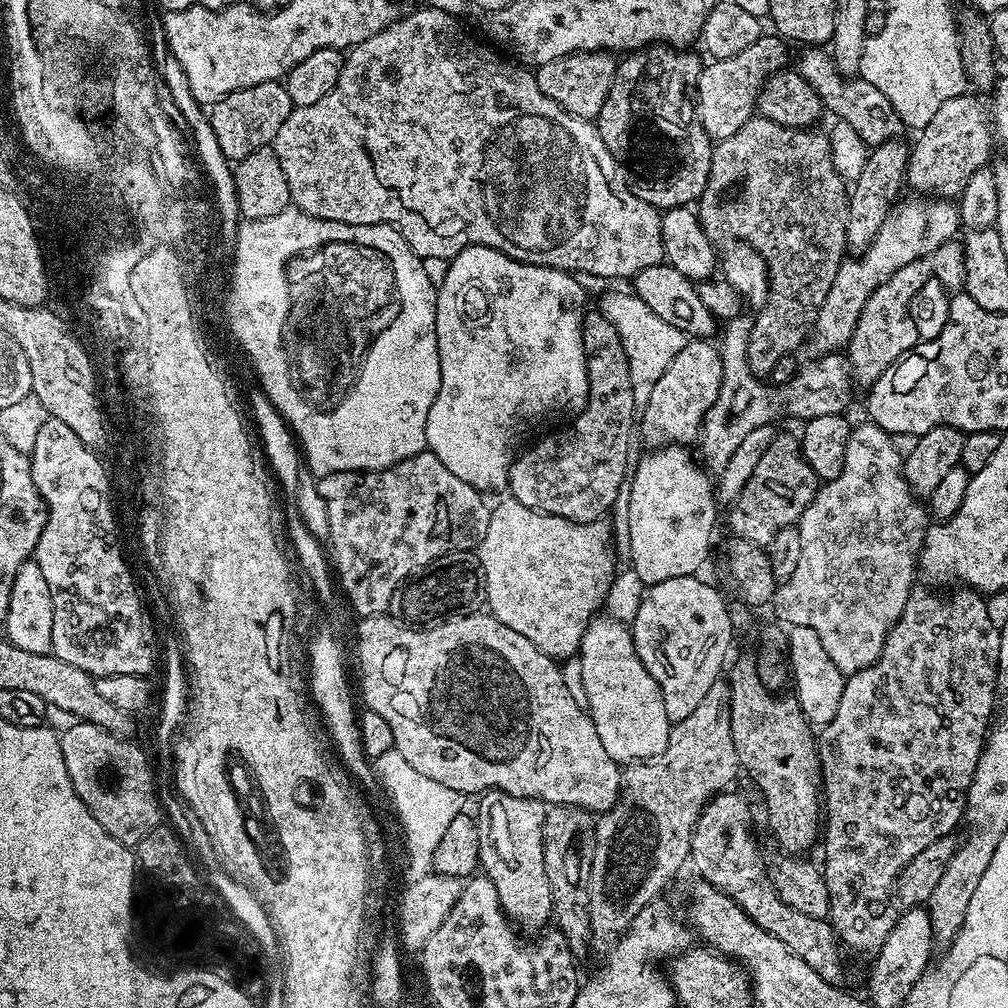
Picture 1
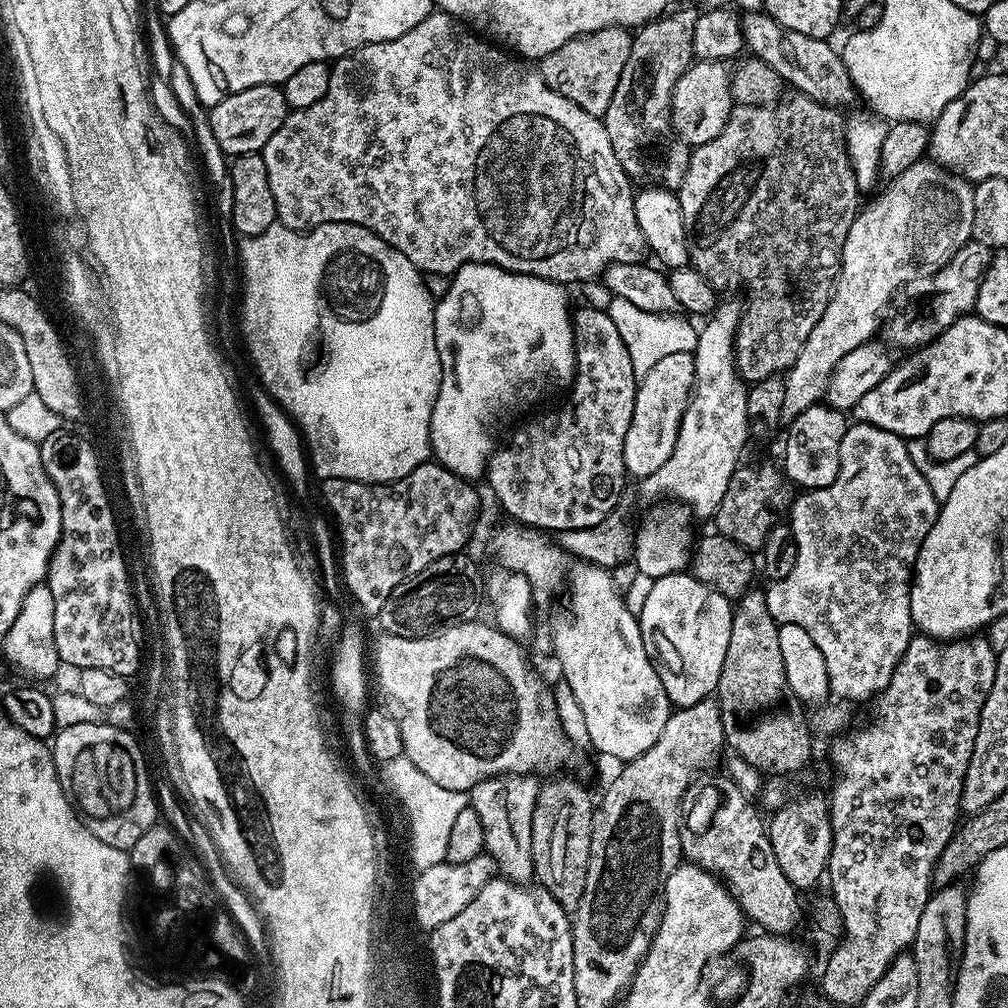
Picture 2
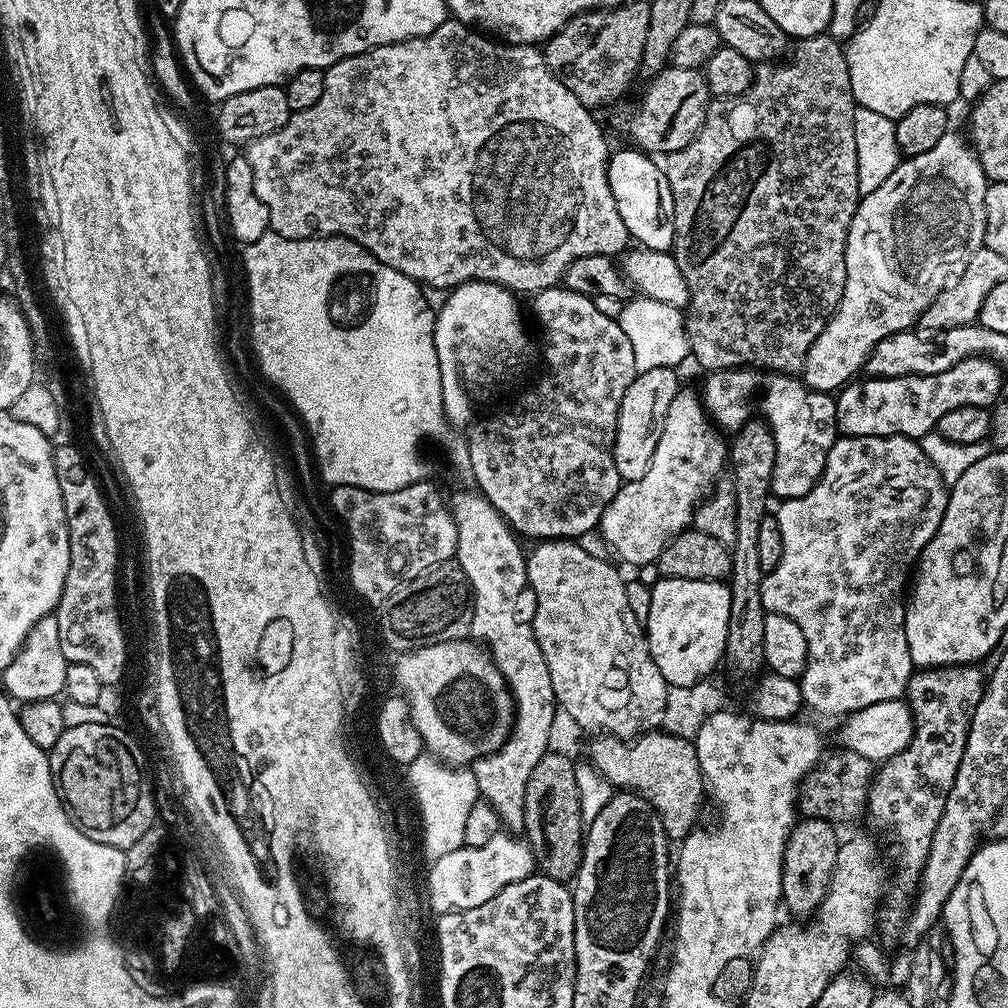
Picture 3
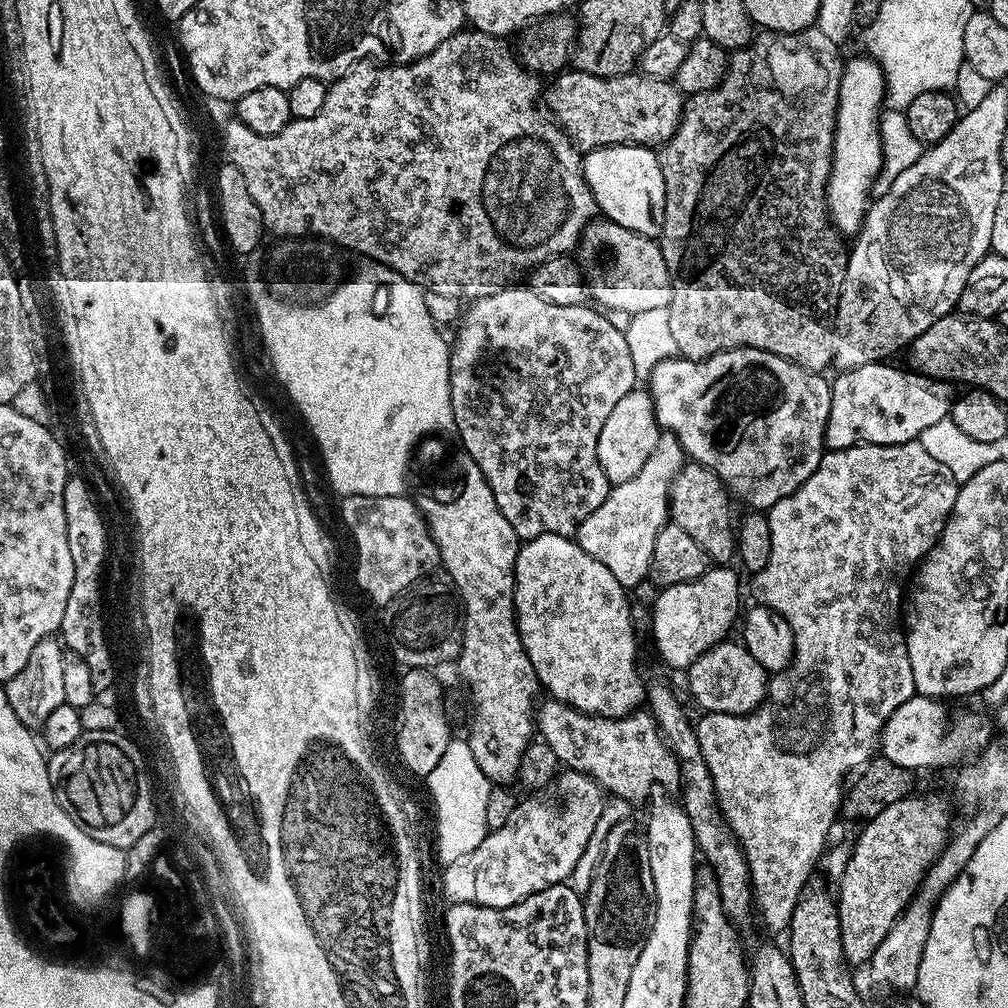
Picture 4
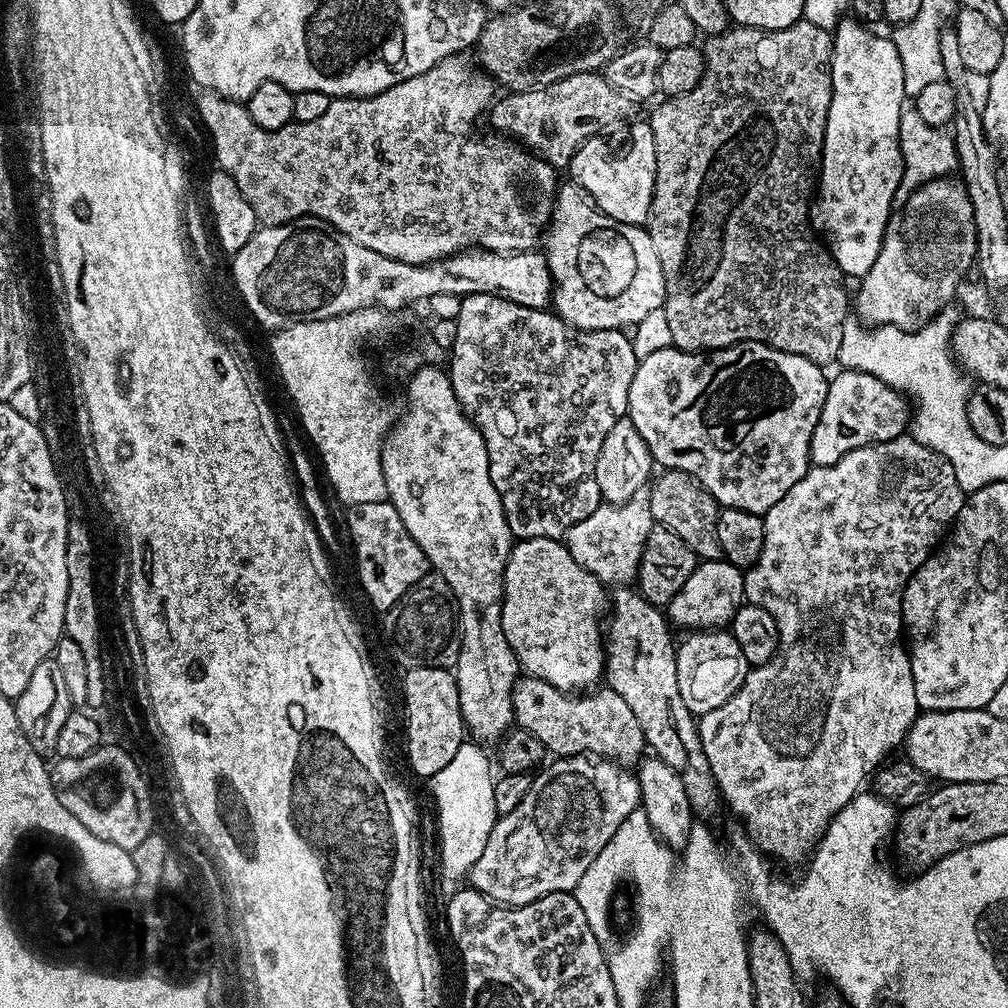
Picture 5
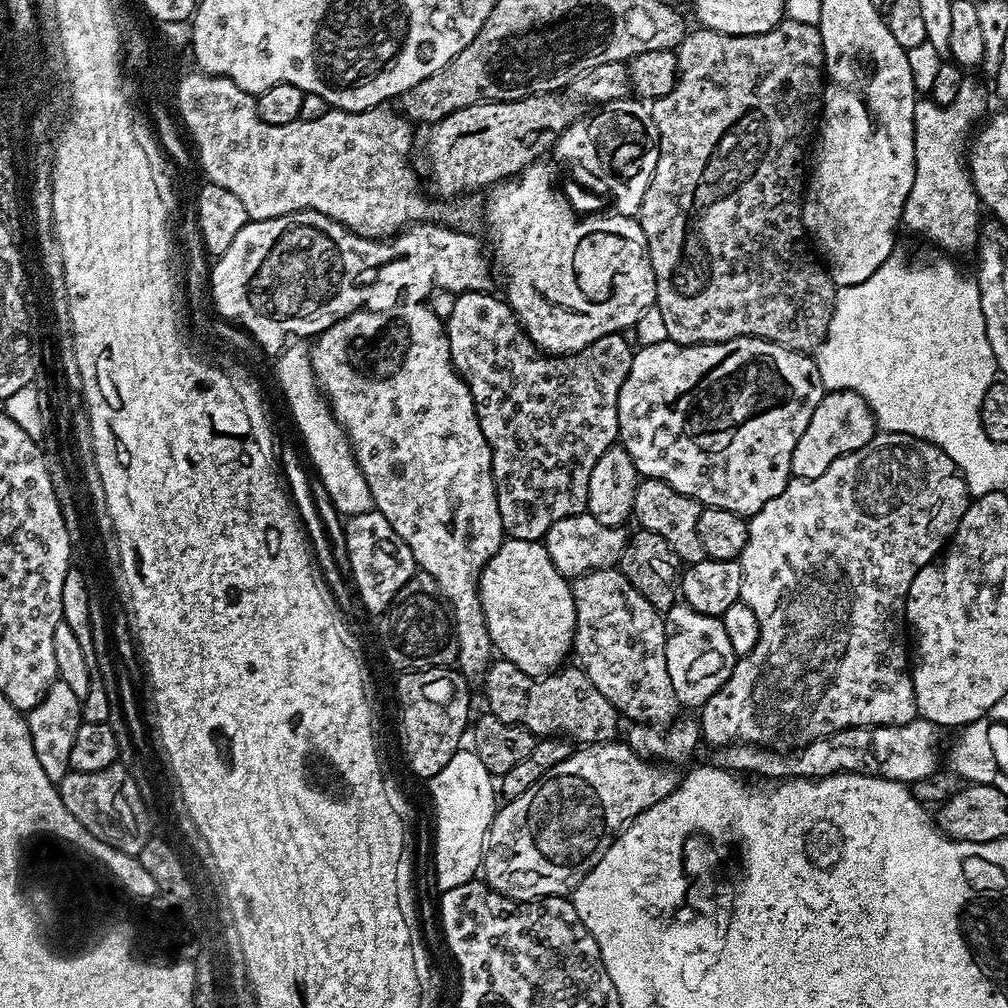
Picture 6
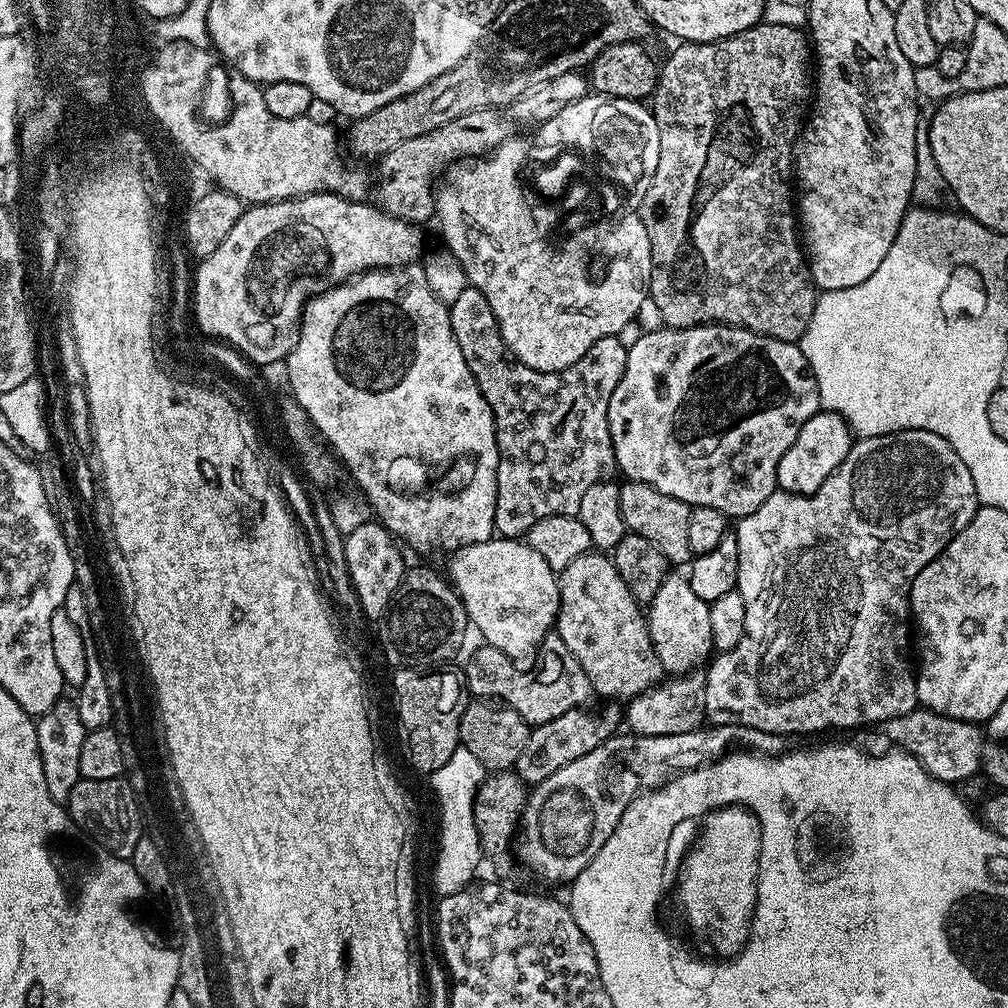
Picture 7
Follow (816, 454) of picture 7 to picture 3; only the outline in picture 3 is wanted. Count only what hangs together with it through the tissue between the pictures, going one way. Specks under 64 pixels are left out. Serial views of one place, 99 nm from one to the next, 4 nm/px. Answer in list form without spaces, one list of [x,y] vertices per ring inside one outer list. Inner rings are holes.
[[[987,355],[968,356],[964,360],[960,360],[954,366],[950,366],[950,370],[946,370],[937,376],[899,376],[898,378],[864,378],[861,384],[857,382],[849,382],[839,389],[836,396],[836,431],[840,436],[906,436],[909,438],[919,438],[929,435],[935,429],[936,424],[942,418],[942,414],[946,414],[950,410],[958,410],[958,406],[978,406],[979,408],[988,408],[1001,399],[1002,392],[1000,387],[1004,384],[1004,376],[1000,373],[1001,365],[995,359],[989,358]]]

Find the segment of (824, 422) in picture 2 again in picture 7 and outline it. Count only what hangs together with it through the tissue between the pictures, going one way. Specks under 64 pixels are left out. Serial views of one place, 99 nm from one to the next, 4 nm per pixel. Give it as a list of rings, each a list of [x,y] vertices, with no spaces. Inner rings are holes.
[[[699,324],[693,328],[665,326],[653,332],[644,332],[638,342],[634,342],[634,346],[628,349],[626,370],[610,398],[608,425],[616,467],[621,473],[625,472],[628,480],[654,486],[654,490],[662,490],[662,494],[670,494],[670,498],[678,498],[689,506],[714,506],[714,510],[722,510],[730,518],[739,518],[754,514],[754,510],[758,510],[758,506],[762,506],[762,502],[766,502],[766,498],[777,491],[776,475],[782,454],[790,450],[794,438],[798,438],[798,430],[802,430],[802,426],[806,426],[806,422],[821,408],[816,379],[799,343],[775,340],[745,328],[734,328],[731,324]]]

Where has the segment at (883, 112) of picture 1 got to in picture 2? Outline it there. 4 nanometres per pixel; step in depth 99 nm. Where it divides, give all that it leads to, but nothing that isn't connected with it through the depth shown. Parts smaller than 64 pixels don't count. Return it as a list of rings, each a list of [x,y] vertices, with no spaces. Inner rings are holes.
[[[761,10],[744,12],[740,16],[740,25],[744,35],[744,47],[751,55],[756,56],[770,70],[777,72],[784,79],[785,85],[792,84],[797,93],[809,96],[819,104],[829,104],[832,108],[843,109],[844,104],[852,104],[858,100],[858,93],[850,74],[844,65],[843,55],[828,45],[827,39],[819,40],[810,34],[798,34],[798,30],[790,30]]]

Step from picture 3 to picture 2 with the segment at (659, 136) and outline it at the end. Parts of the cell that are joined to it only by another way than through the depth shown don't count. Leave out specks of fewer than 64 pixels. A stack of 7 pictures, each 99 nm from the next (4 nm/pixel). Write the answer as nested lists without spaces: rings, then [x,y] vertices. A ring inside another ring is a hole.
[[[696,60],[678,78],[672,95],[672,127],[677,136],[689,146],[705,144],[718,134],[726,126],[726,122],[732,117],[734,101],[730,82],[732,73],[729,65],[723,60]]]

